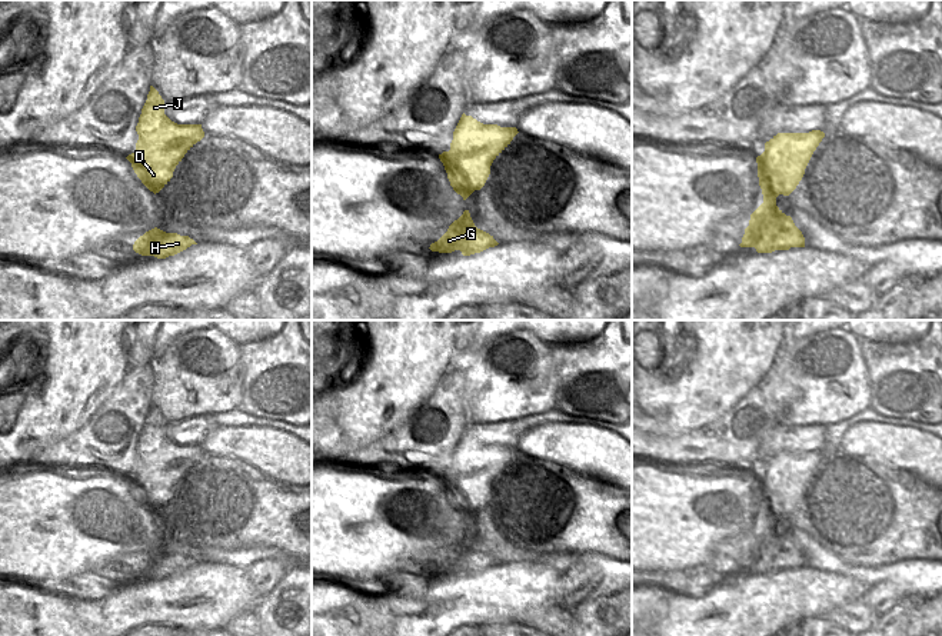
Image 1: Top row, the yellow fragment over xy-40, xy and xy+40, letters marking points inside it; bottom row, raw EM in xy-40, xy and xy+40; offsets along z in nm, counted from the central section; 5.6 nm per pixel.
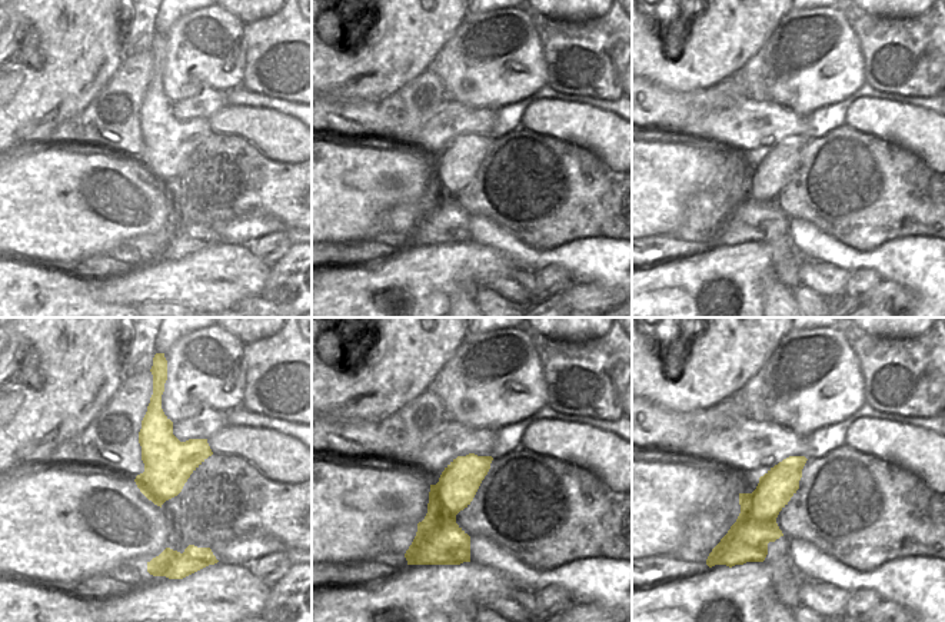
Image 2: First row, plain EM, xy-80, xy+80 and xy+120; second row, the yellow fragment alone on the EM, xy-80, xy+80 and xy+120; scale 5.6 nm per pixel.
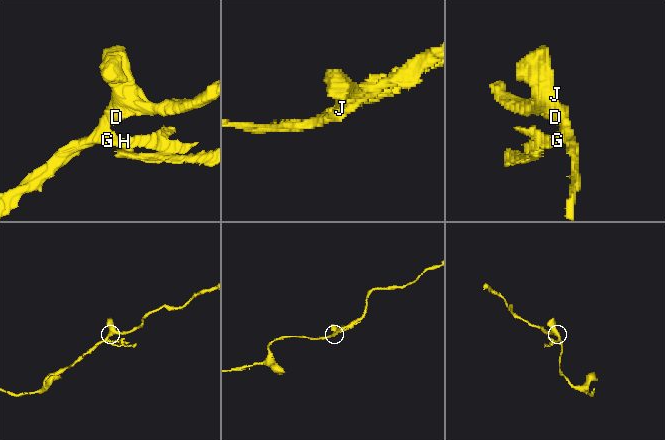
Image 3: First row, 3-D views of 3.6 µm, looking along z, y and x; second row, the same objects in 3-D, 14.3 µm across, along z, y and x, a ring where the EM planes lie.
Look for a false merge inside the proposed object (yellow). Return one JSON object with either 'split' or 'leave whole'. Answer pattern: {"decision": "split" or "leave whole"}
{"decision": "split"}

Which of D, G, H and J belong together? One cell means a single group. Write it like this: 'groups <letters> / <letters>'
groups D G J / H

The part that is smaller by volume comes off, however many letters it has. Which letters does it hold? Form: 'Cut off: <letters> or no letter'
Cut off: H

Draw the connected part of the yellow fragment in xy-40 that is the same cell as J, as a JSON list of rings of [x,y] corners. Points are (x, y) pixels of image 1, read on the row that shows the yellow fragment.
[[[150,86],[136,126],[136,151],[126,159],[142,183],[154,194],[173,177],[184,154],[204,137],[202,124],[177,124],[164,114],[164,100]]]

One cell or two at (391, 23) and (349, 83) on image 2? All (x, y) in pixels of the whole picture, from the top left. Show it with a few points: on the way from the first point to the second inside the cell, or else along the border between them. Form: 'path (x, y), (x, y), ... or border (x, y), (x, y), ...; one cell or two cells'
path (385, 37), (379, 49), (359, 69); one cell

